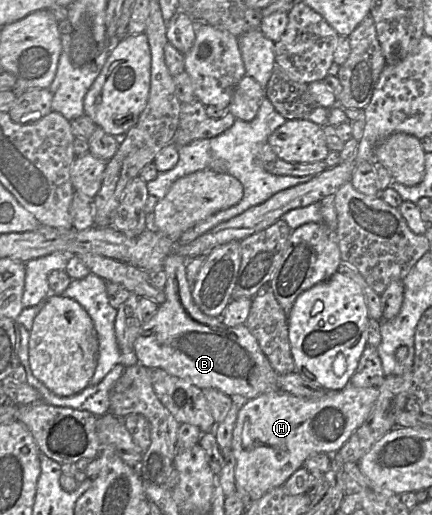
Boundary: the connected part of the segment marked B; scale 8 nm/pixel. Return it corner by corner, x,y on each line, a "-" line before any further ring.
170,255
164,261
163,270
166,274
166,285
163,290
166,299
158,306
152,319
140,327
139,335
134,342
138,363
149,369
162,369
200,389
217,389
229,397
241,395
250,400
259,395
279,390
279,374
273,369
246,325
227,327
220,319
205,315
195,304
186,277
187,261
189,260
180,255

